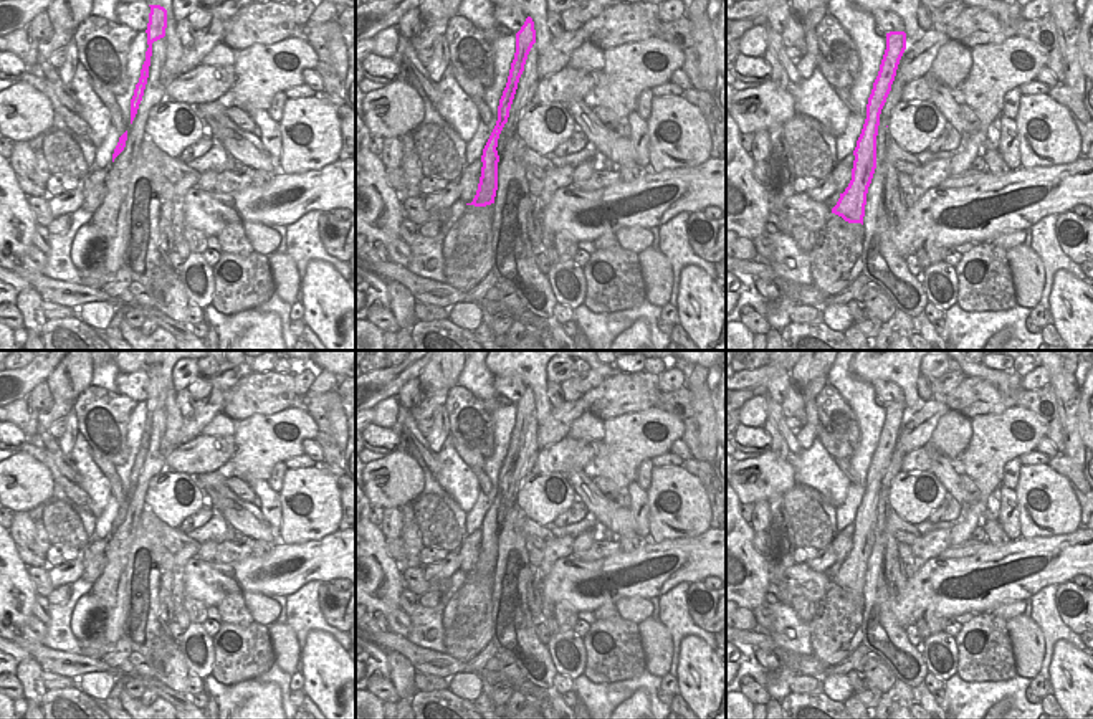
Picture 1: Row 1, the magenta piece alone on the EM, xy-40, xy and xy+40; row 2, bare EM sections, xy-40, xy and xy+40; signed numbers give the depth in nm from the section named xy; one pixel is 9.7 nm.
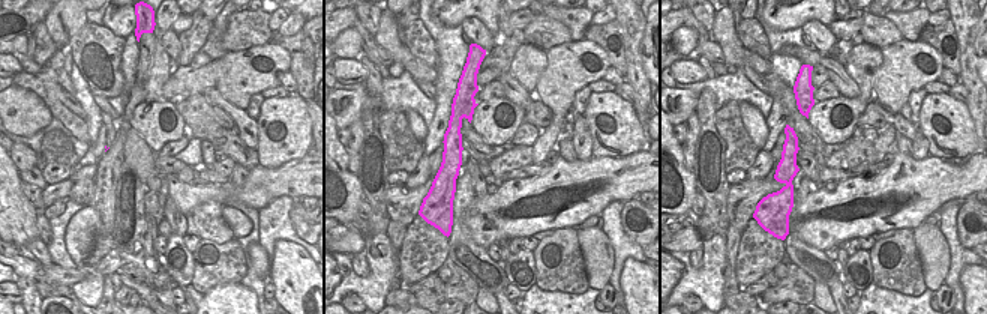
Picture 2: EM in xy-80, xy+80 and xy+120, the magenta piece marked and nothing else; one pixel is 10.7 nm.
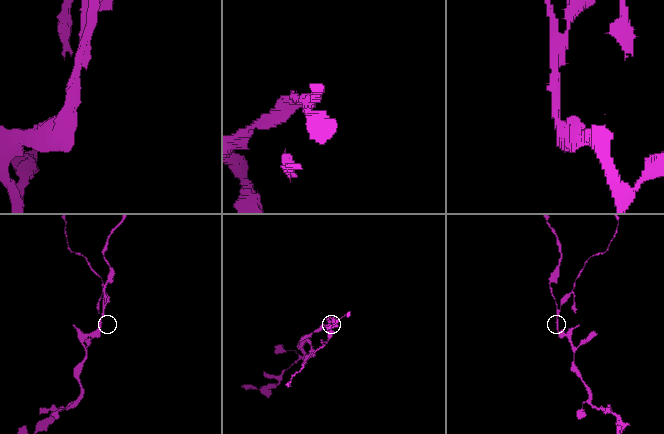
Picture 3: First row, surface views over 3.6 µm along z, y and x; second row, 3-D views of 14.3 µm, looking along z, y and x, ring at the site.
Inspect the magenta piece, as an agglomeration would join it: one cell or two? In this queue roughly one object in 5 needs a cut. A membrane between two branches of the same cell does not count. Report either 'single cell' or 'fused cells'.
fused cells

